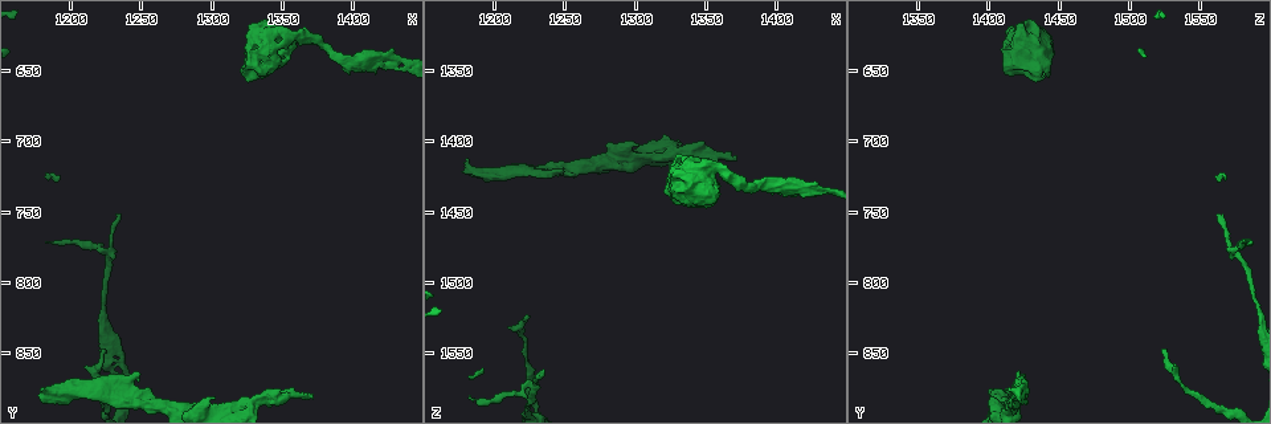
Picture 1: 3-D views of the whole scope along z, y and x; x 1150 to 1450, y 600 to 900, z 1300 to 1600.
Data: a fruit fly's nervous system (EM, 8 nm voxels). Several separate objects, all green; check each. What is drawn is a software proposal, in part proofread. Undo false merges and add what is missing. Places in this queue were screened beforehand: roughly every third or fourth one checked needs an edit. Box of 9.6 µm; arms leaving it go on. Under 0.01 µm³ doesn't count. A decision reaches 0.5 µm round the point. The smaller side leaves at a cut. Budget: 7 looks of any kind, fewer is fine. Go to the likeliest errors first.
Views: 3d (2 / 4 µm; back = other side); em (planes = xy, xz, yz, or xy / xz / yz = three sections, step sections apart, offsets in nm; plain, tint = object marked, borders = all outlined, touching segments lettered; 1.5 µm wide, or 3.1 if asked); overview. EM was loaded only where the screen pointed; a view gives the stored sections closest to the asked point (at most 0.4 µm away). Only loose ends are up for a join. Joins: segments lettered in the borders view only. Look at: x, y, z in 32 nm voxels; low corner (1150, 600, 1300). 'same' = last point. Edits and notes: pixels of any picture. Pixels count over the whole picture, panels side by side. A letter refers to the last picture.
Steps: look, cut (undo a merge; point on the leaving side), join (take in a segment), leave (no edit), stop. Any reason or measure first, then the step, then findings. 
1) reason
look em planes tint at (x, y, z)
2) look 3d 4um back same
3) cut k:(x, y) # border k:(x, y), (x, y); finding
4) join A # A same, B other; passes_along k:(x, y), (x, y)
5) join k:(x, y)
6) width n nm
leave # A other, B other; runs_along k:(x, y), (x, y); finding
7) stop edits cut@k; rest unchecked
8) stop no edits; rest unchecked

free end
look em xz step 4 tint at (1304, 880, 1404)

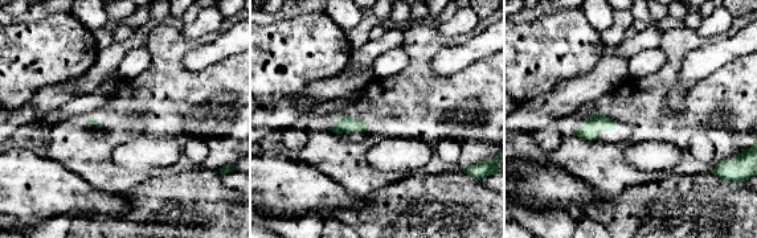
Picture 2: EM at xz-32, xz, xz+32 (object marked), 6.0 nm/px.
cut it another way
look em planes borders same

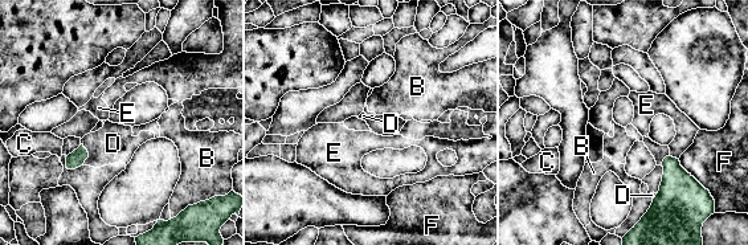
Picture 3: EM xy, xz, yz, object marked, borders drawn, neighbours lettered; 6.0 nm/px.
leave # B other, C other, D other, E other, F other; border 3:(670, 155), (678, 159); no lettered segment goes on from it

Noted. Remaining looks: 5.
an open end
look 3d 2um at (1236, 750, 1564)

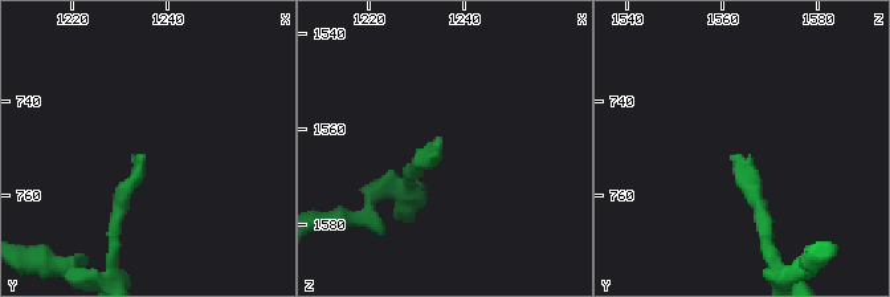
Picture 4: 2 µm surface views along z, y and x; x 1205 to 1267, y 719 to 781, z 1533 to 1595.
look em planes tint at (1235, 751, 1563)

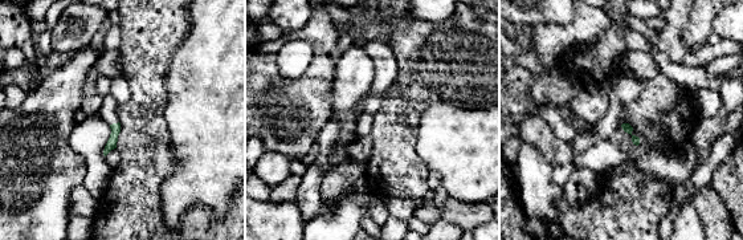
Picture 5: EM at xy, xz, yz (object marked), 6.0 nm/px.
look em planes borders same

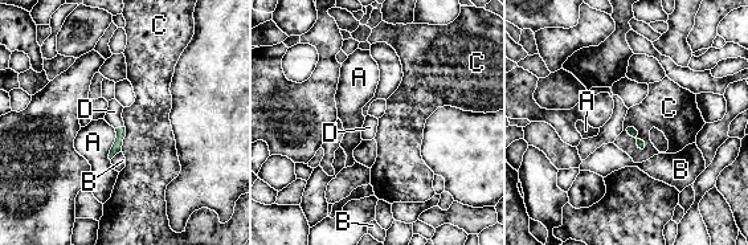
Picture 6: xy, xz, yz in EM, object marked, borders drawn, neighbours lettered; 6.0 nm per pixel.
join D # A other, B other, C other, D same; passes_along 6:(121, 131), (119, 127), (113, 117); it goes on there

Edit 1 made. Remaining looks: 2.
stop edits join@6; rest unchecked

